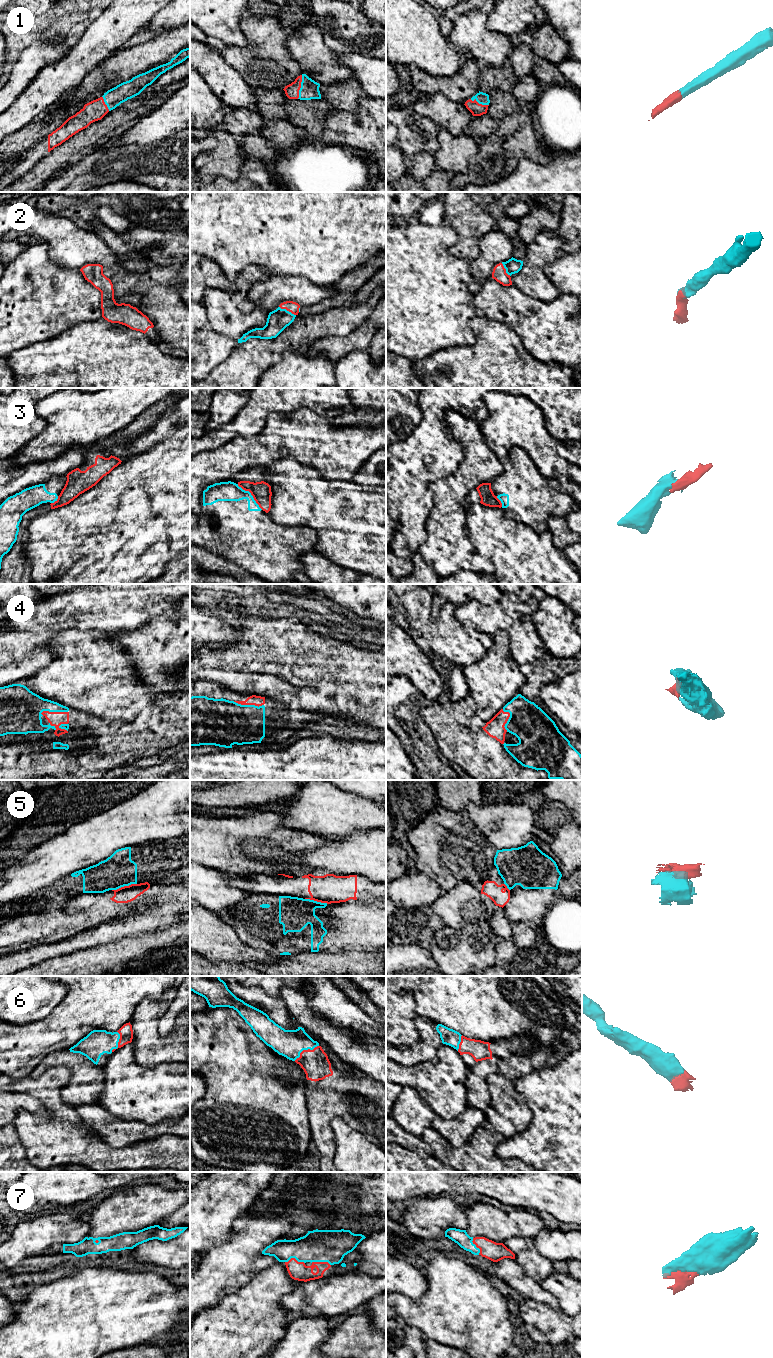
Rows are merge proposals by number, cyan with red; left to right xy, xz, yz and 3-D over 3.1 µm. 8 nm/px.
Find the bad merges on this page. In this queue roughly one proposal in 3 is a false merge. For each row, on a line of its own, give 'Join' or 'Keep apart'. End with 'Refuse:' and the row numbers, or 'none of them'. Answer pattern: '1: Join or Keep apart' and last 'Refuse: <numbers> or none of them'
1: Join
2: Join
3: Keep apart
4: Join
5: Keep apart
6: Join
7: Join
Refuse: 3, 5

